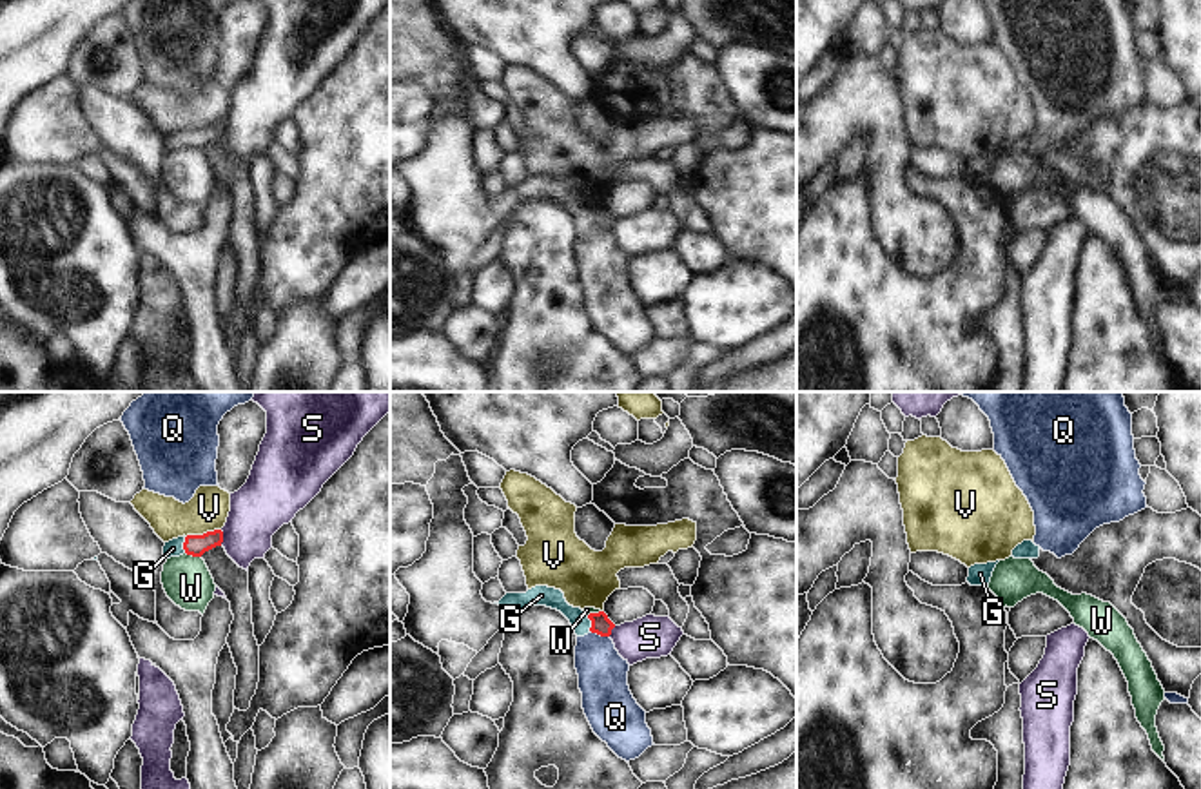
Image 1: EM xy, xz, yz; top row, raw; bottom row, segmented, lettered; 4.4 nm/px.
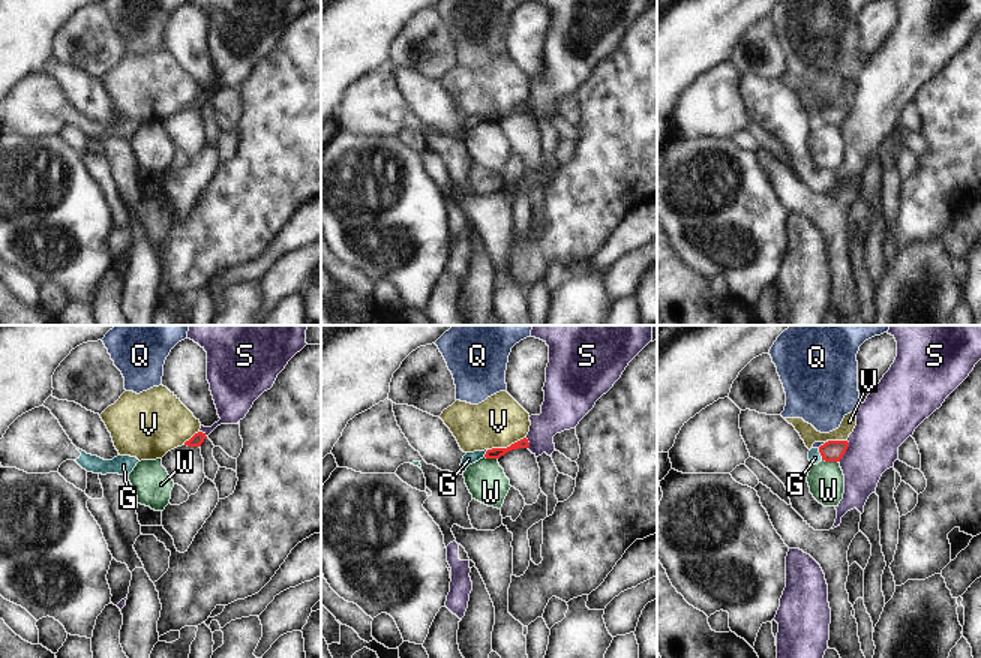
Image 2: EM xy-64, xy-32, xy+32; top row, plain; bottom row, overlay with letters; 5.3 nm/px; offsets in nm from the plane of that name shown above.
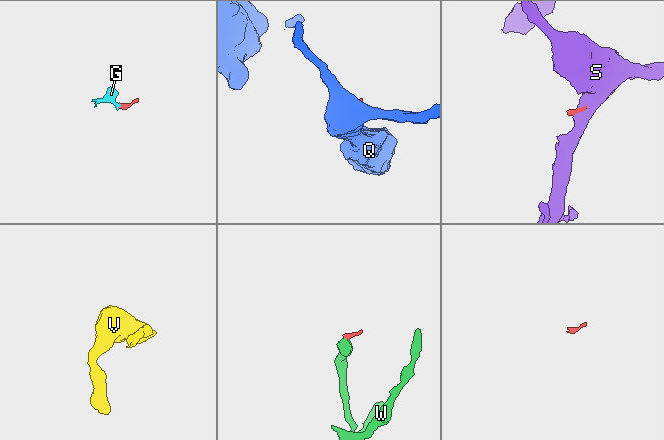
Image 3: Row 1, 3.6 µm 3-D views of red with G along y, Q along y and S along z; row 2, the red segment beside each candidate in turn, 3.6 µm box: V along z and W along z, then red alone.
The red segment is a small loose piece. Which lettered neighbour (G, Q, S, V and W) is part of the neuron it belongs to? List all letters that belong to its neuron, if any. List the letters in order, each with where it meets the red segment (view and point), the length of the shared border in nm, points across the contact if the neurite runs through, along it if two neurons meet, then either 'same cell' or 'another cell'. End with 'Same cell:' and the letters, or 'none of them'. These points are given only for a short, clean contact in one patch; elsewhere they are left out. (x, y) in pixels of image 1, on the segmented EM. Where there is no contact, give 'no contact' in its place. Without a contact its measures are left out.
G: contact xy (184, 545); length 70 nm; way xy (195, 545), (184, 545), (173, 548); same cell
Q: contact xz (599, 633); length 90 nm; border xz (590, 630), (608, 637); another cell
S: contact xy (222, 537); length 70 nm; border xy (220, 530), (222, 545); another cell
V: contact xy (204, 534); length 170 nm; border xy (220, 528), (185, 537); another cell
W: contact xy (193, 555); length 80 nm; border xy (185, 552), (200, 557); another cell
Same cell: G

